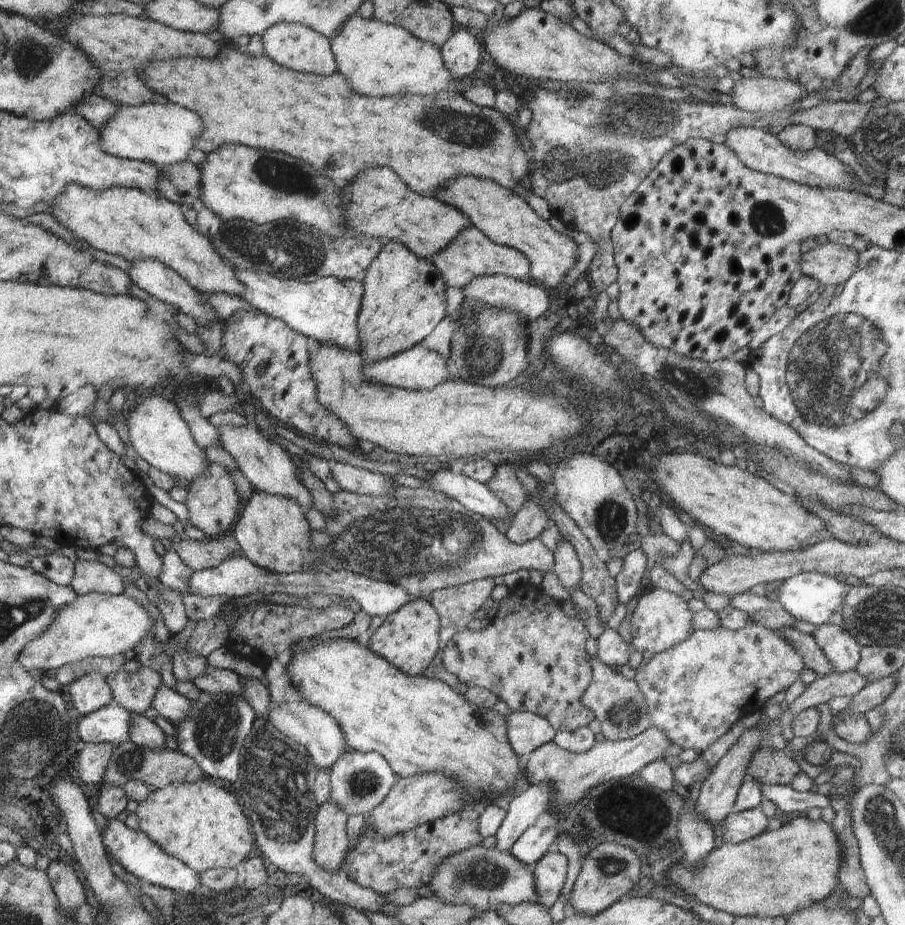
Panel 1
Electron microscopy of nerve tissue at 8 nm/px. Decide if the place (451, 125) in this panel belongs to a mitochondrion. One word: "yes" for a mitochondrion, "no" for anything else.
yes

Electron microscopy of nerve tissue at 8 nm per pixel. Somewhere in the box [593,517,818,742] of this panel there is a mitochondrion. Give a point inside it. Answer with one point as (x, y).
(625, 714)

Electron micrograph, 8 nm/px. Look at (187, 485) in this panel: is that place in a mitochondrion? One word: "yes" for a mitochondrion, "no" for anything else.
no

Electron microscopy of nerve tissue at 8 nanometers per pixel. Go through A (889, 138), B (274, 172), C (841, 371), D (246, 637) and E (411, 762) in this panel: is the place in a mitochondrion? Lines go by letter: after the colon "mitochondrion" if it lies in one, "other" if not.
A: mitochondrion
B: mitochondrion
C: mitochondrion
D: other
E: other

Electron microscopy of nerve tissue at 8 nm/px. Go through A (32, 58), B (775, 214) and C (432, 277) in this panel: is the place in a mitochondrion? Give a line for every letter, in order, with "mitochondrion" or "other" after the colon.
A: mitochondrion
B: mitochondrion
C: other

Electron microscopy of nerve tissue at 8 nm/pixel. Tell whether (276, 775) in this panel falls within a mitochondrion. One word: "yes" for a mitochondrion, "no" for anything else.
yes

